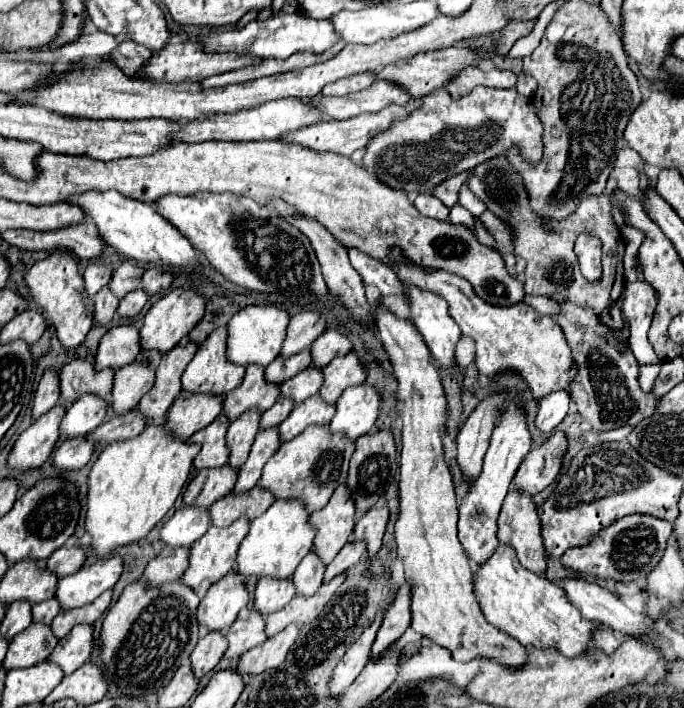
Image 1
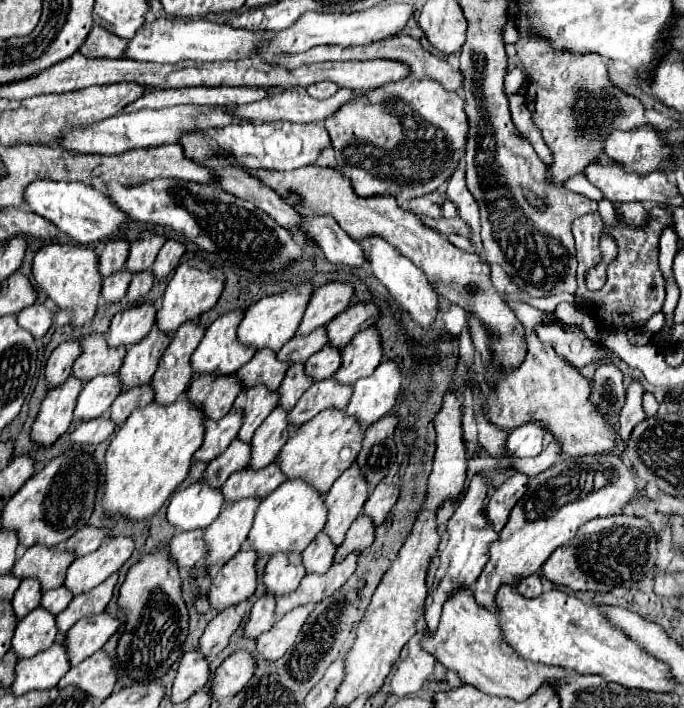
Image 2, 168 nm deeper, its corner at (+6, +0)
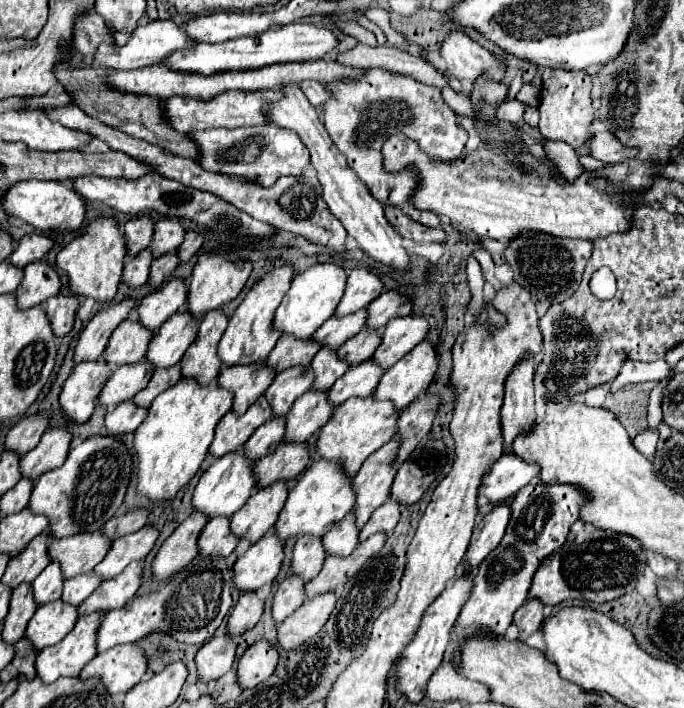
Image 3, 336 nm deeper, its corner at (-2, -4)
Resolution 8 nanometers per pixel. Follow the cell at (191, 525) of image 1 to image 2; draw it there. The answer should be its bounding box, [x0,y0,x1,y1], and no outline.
[167,481,225,531]

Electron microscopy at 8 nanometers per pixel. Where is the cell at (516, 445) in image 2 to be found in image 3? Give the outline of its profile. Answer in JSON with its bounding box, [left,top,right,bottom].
[487,451,539,503]

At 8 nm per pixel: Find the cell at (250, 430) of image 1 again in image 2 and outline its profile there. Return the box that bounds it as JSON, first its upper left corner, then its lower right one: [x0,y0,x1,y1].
[239,385,279,443]

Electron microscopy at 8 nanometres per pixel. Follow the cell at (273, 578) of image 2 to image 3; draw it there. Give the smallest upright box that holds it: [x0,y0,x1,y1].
[291,537,325,581]

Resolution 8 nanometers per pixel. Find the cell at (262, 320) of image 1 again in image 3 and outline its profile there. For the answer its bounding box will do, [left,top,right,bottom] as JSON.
[271,263,347,339]

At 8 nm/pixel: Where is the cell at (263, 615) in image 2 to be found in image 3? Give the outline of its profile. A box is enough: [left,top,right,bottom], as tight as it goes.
[271,577,305,625]

